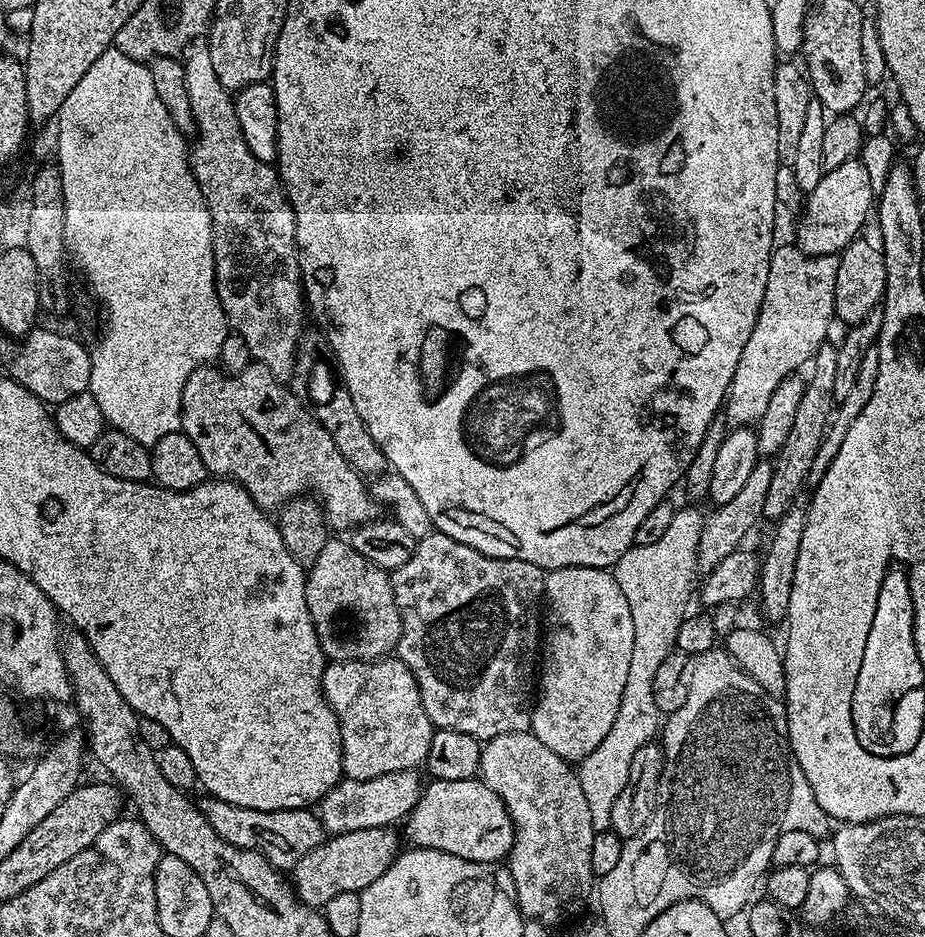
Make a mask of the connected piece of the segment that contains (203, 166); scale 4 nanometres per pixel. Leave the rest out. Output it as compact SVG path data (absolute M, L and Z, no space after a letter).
M207 43L193 44L182 63L195 120L196 141L190 144L190 163L212 219L218 298L229 329L250 346L253 361L287 381L294 370L300 335L306 331L306 297L300 278L294 210L279 171L258 162L246 146L233 93L218 82Z

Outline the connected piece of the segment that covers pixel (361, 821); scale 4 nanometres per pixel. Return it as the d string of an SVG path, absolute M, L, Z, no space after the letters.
M398 770L394 774L382 774L378 778L365 780L341 779L320 799L318 815L328 834L339 834L350 830L370 830L399 825L418 803L422 791L421 773L416 770Z

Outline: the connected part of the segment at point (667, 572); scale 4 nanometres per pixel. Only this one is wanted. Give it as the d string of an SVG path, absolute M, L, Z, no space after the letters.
M681 507L676 511L666 534L658 542L627 548L611 569L630 606L630 618L634 618L634 654L630 654L630 671L626 674L618 718L614 718L610 734L578 764L582 791L596 830L611 829L610 814L614 811L614 802L618 802L618 794L622 794L622 786L626 786L626 778L630 778L630 761L640 747L657 739L662 728L662 714L658 702L654 702L654 674L658 674L658 666L666 662L676 647L678 626L682 626L686 615L684 603L691 592L693 595L698 580L698 538L702 538L705 513L696 509L699 507L688 507L692 508Z

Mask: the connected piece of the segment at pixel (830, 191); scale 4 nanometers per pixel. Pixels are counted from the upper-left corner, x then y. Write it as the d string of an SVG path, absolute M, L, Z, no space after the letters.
M847 160L834 170L824 173L821 182L807 195L795 243L807 256L831 256L859 237L859 232L874 208L876 193L860 160Z

